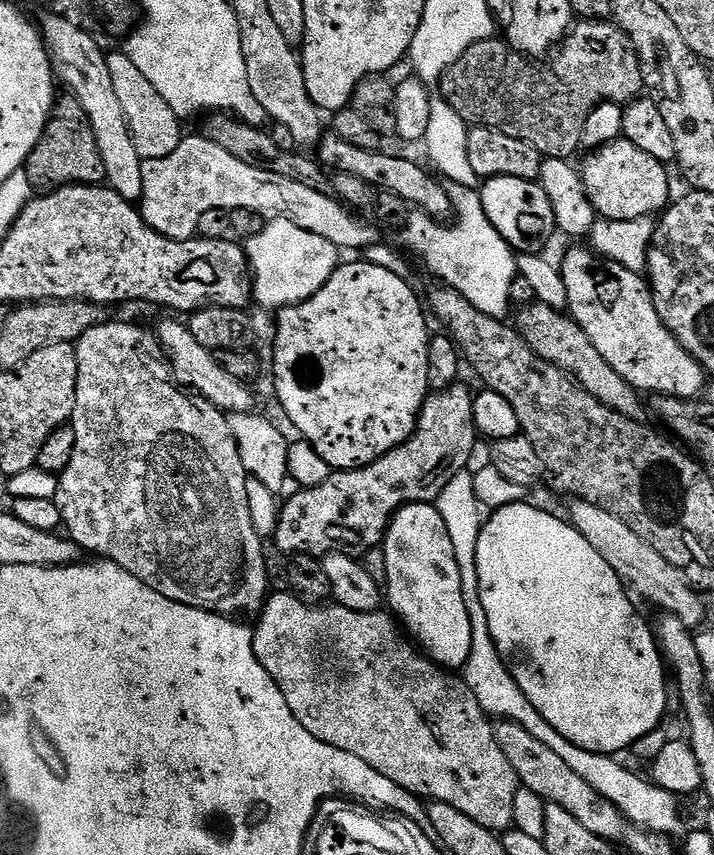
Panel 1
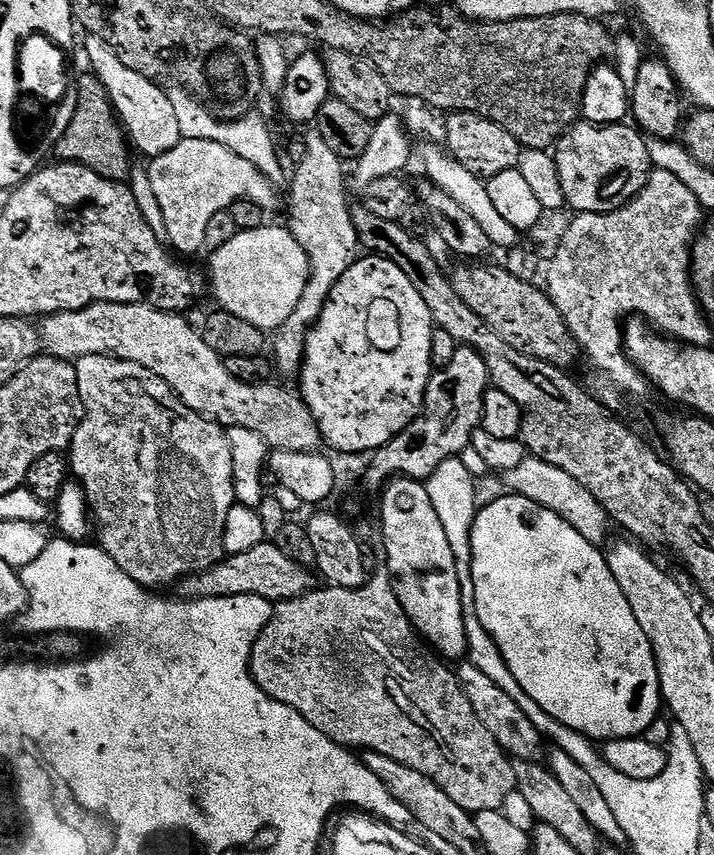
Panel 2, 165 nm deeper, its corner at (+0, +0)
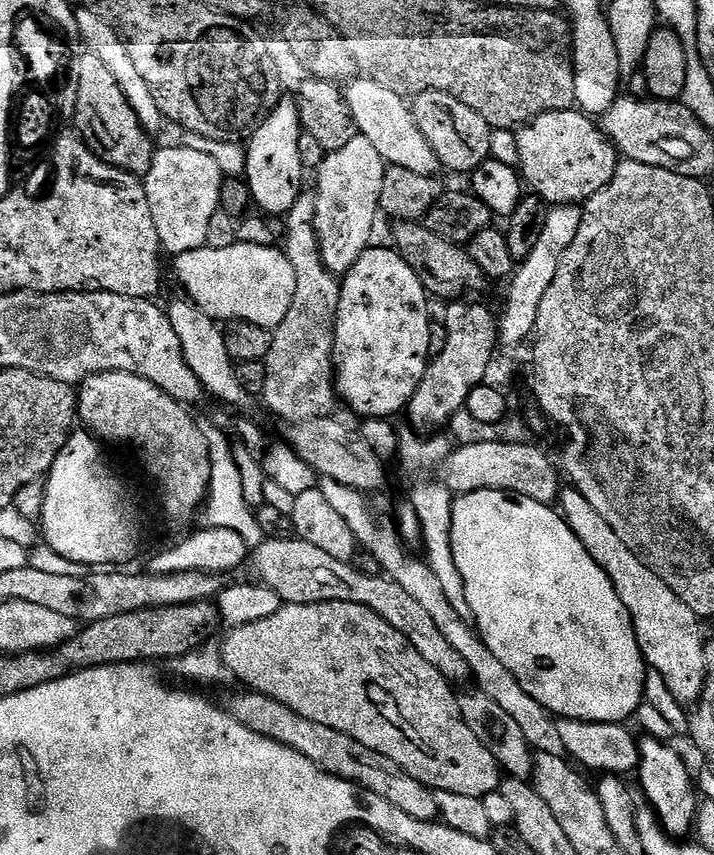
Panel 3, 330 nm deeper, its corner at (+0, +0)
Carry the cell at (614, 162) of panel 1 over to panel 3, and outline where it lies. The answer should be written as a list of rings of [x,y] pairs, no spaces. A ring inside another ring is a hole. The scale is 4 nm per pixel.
[[[579,111],[547,112],[535,116],[516,132],[523,183],[548,206],[583,205],[616,177],[621,157],[593,117]]]

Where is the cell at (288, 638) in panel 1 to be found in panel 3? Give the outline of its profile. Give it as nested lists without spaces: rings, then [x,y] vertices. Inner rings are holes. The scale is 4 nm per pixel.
[[[354,602],[281,603],[280,608],[274,614],[270,614],[258,622],[237,624],[229,632],[232,633],[225,638],[224,648],[222,647],[225,669],[231,675],[233,672],[244,683],[241,685],[247,686],[251,691],[266,694],[270,698],[282,702],[282,706],[290,706],[290,710],[294,710],[294,714],[302,714],[302,718],[310,718],[310,722],[319,722],[321,726],[330,726],[330,730],[342,730],[342,734],[350,734],[350,738],[362,742],[362,746],[370,746],[370,750],[378,750],[378,754],[386,754],[386,758],[390,758],[390,762],[398,762],[398,766],[402,766],[402,770],[406,770],[410,774],[410,778],[422,782],[427,788],[436,792],[466,794],[466,798],[483,800],[486,794],[499,789],[502,783],[500,764],[494,758],[494,754],[490,754],[490,750],[486,750],[486,746],[482,746],[478,734],[474,734],[474,730],[470,730],[470,726],[465,722],[460,709],[460,697],[457,689],[452,689],[455,687],[450,681],[442,674],[438,674],[438,670],[434,670],[434,666],[430,666],[430,662],[426,662],[426,658],[422,658],[422,654],[418,654],[418,650],[414,650],[414,646],[410,646],[410,642],[402,634],[398,634],[398,630],[394,630],[394,626],[390,626],[390,622],[386,622],[381,616],[374,614],[374,610],[370,610],[366,606],[358,606]]]

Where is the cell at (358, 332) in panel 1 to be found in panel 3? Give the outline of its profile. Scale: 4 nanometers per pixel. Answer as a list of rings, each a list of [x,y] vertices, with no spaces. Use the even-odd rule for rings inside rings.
[[[369,246],[354,262],[354,266],[345,272],[340,285],[340,301],[336,315],[336,354],[334,357],[334,375],[336,390],[341,401],[344,400],[357,412],[357,417],[383,416],[395,417],[395,412],[403,413],[412,400],[414,390],[424,377],[430,357],[430,326],[428,316],[430,297],[425,292],[418,274],[400,253],[388,248]]]

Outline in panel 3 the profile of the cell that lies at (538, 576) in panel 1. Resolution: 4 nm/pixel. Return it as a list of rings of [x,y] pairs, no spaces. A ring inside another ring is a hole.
[[[490,490],[489,492],[466,492],[457,495],[452,507],[452,549],[454,550],[454,562],[458,562],[458,574],[462,574],[462,582],[466,586],[466,602],[470,602],[470,610],[472,611],[472,620],[474,627],[480,637],[484,640],[484,645],[490,650],[490,654],[494,654],[494,658],[498,658],[506,666],[506,670],[510,670],[514,674],[514,678],[518,678],[518,682],[526,690],[526,694],[530,694],[537,700],[547,712],[552,713],[553,717],[563,718],[565,720],[585,720],[586,722],[606,722],[607,724],[618,724],[627,721],[628,718],[635,717],[640,706],[645,703],[644,698],[644,677],[646,665],[644,663],[644,655],[638,646],[638,638],[636,631],[632,625],[630,614],[626,610],[626,606],[622,602],[622,598],[618,598],[615,588],[610,586],[610,581],[606,574],[606,570],[602,566],[598,566],[598,562],[592,561],[592,557],[585,553],[582,542],[577,540],[574,530],[570,530],[568,523],[564,523],[559,515],[552,516],[553,509],[545,506],[542,502],[534,503],[533,500],[523,498],[506,498],[505,493],[498,490]]]

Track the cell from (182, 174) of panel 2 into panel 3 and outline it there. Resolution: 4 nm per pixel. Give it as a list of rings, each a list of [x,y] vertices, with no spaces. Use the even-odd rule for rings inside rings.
[[[183,146],[161,147],[157,151],[143,182],[161,249],[167,255],[169,252],[169,257],[175,258],[205,247],[210,218],[220,211],[220,191],[225,178],[224,171],[210,154],[201,154],[199,150]]]

